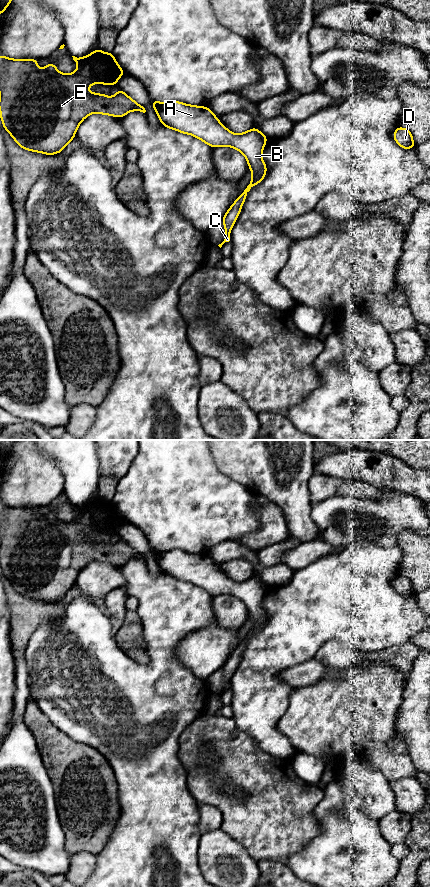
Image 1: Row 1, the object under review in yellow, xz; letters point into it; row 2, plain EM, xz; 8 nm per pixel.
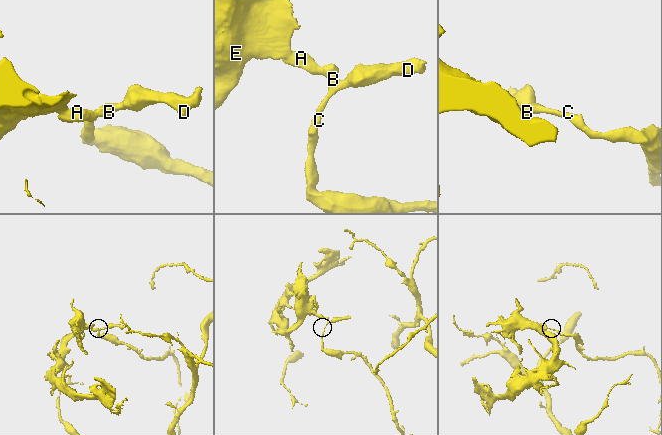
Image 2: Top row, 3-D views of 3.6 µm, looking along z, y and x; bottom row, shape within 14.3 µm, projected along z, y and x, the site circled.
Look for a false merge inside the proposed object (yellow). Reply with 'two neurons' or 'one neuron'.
two neurons

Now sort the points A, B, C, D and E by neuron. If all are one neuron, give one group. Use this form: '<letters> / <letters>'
A B C D / E

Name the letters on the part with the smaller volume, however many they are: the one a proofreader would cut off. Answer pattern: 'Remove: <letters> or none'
Remove: E

